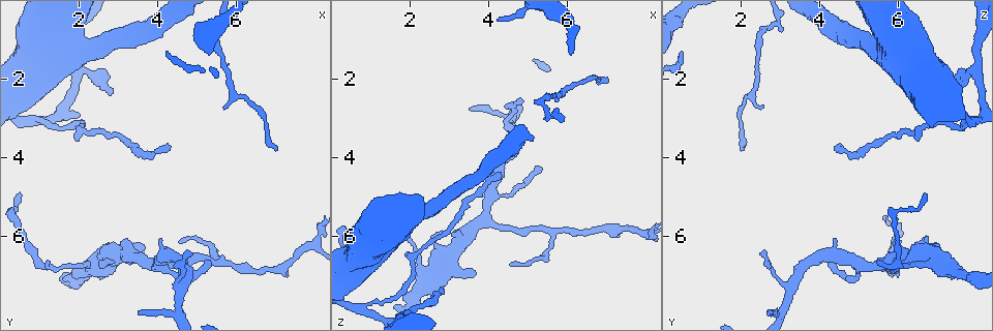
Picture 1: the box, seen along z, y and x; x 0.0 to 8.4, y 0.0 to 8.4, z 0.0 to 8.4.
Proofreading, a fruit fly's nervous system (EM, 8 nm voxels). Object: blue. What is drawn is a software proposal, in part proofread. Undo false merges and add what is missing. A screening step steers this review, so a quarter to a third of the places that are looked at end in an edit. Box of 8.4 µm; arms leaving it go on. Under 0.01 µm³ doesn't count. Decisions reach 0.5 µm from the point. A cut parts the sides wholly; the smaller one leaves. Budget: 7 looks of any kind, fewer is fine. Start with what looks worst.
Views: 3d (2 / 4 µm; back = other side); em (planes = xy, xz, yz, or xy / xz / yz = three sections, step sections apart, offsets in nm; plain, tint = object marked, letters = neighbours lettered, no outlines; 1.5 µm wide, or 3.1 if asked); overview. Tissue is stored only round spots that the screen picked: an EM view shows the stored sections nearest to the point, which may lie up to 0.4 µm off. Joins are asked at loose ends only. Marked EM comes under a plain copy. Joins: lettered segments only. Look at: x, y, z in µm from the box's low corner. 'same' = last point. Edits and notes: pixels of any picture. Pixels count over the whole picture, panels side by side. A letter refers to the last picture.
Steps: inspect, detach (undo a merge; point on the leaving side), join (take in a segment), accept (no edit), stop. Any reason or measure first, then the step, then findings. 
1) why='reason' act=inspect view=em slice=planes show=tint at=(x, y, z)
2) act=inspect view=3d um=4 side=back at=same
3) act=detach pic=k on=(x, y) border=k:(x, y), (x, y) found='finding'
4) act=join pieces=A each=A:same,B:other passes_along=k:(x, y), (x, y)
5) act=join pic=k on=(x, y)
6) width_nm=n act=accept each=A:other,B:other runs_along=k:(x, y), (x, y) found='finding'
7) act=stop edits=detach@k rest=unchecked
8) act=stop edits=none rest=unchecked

why='three arms meet' act=inspect view=em slice=planes show=letters at=(0.75, 3.05, 7.80)

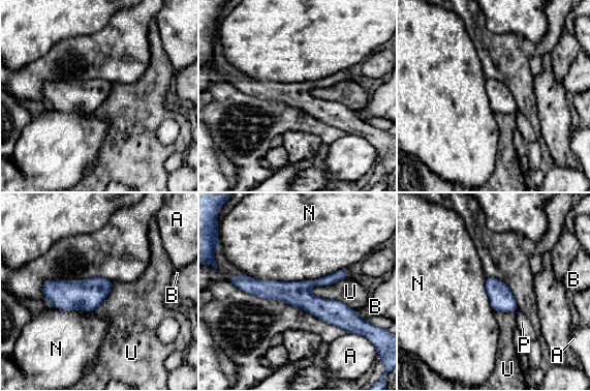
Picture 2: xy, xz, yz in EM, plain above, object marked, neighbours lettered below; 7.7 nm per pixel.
act=accept each=A:other,B:other,N:other,P:other,U:other border=2:(309, 290), (354, 310) found='one neuron here'

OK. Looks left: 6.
why='branch stops here' act=inspect view=em um=3.1 slice=planes show=letters at=(4.25, 3.70, 4.40)

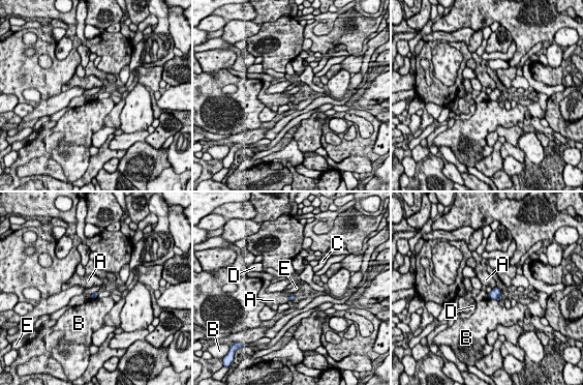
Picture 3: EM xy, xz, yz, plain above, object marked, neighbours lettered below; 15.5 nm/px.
act=accept each=A:other,B:other,C:other,D:other,E:other border=3:(97, 291), (91, 294) found='none of them fits'

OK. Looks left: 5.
why='sharp bend' act=inspect view=em slice=planes show=letters at=(5.55, 0.55, 2.95)

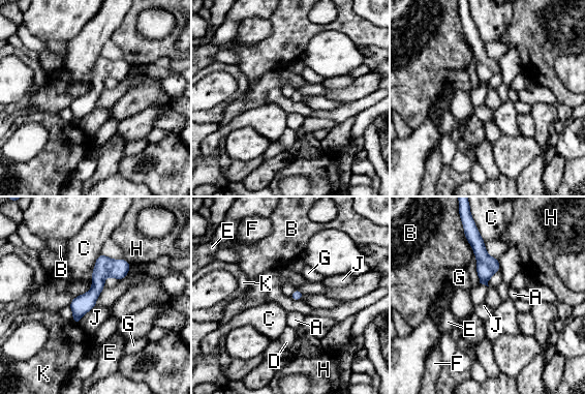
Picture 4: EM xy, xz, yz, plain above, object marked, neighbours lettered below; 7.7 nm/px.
act=accept each=A:other,B:other,C:other,D:other,E:other,F:other,G:other,H:other,J:other,K:other runs_along=4:(127, 266), (98, 279), (75, 320) found='one neuron here'

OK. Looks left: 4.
act=stop edits=none rest=unchecked

